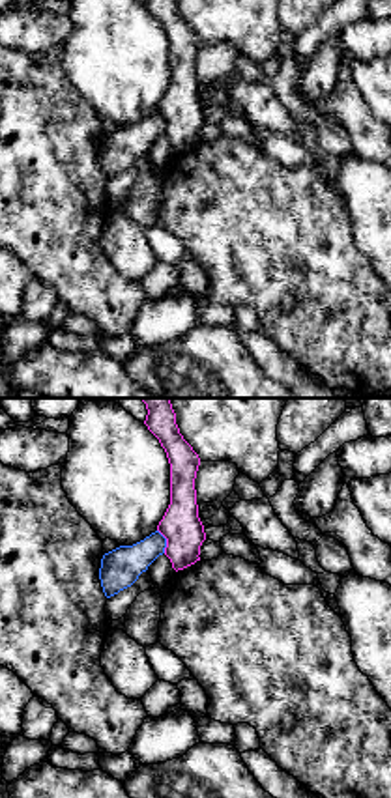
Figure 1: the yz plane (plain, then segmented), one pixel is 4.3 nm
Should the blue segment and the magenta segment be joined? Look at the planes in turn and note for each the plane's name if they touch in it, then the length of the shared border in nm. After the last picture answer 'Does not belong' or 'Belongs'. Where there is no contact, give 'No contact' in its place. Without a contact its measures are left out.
Touches blue in yz. Shared border 110 nm

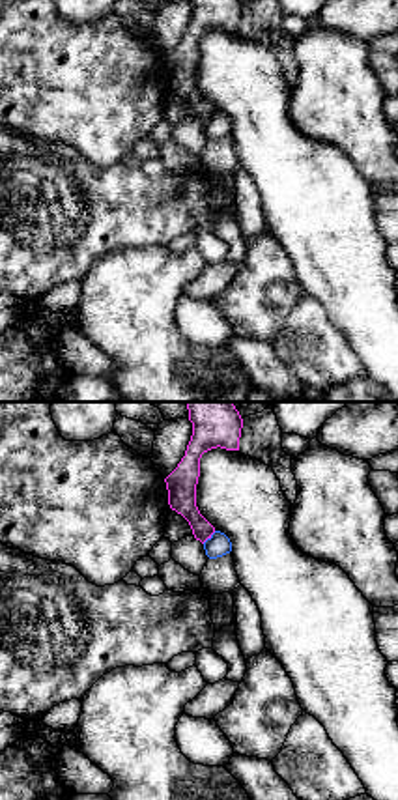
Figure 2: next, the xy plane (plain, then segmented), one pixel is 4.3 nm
Touches blue in xy. Shared border 80 nm

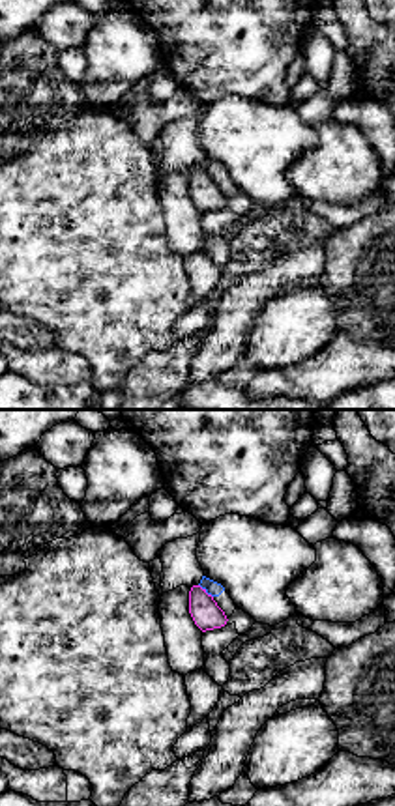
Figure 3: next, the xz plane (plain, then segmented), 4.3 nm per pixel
Touches blue in xz. Shared border 90 nm

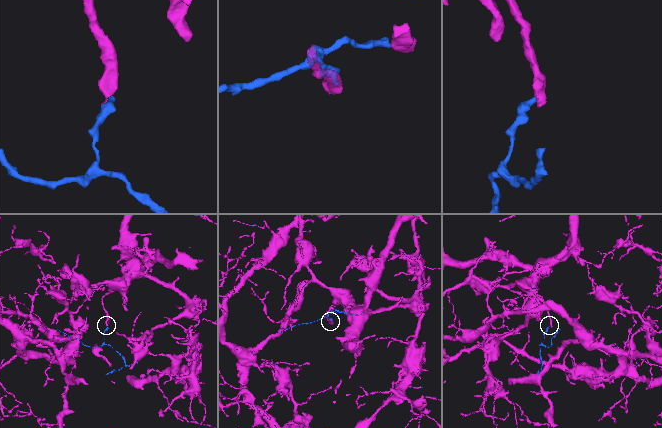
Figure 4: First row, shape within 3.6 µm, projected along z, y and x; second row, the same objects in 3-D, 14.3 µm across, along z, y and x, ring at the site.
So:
Does not belong

